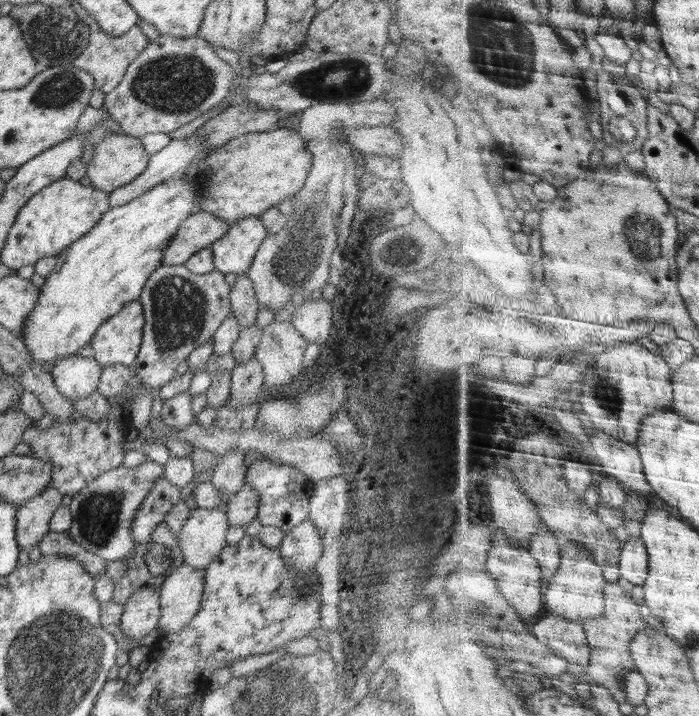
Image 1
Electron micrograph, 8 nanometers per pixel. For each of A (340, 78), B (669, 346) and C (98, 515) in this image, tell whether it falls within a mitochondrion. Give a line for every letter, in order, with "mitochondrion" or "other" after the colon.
A: mitochondrion
B: other
C: mitochondrion

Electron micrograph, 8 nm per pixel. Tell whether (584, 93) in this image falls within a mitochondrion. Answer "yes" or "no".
no

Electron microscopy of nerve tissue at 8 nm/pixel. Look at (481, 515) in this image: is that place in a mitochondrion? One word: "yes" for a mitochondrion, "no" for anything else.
no

